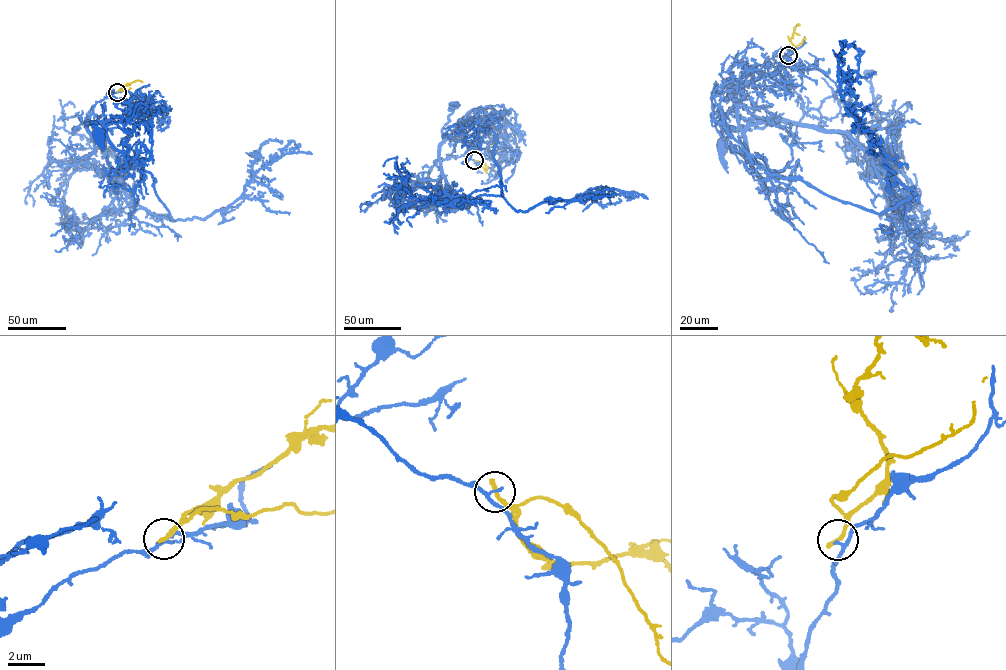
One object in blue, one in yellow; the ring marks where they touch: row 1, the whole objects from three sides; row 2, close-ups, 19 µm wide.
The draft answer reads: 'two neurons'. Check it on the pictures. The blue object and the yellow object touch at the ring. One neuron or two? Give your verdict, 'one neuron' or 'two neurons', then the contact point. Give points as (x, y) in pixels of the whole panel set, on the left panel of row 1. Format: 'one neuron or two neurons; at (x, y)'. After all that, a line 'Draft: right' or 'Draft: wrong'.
two neurons; at (117, 92)
Draft: right

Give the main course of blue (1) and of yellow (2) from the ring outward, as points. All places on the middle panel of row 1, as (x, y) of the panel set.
1: (474, 160), (465, 155), (443, 160), (438, 156), (444, 137), (442, 128), (448, 122), (454, 105)
2: (474, 160), (499, 172)

